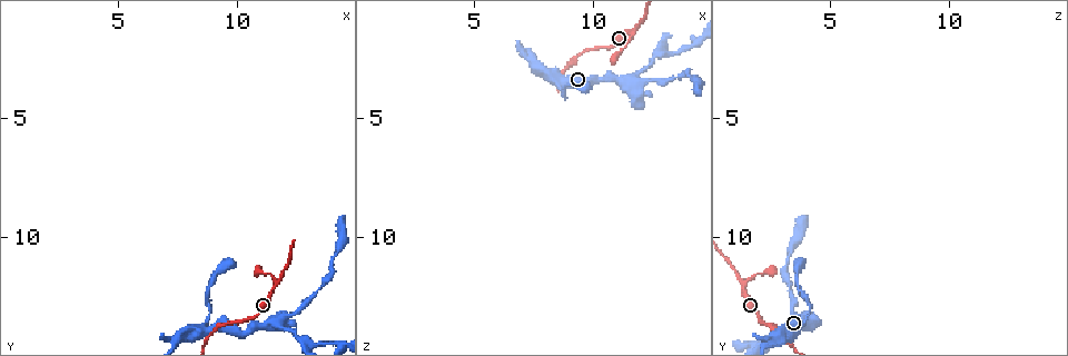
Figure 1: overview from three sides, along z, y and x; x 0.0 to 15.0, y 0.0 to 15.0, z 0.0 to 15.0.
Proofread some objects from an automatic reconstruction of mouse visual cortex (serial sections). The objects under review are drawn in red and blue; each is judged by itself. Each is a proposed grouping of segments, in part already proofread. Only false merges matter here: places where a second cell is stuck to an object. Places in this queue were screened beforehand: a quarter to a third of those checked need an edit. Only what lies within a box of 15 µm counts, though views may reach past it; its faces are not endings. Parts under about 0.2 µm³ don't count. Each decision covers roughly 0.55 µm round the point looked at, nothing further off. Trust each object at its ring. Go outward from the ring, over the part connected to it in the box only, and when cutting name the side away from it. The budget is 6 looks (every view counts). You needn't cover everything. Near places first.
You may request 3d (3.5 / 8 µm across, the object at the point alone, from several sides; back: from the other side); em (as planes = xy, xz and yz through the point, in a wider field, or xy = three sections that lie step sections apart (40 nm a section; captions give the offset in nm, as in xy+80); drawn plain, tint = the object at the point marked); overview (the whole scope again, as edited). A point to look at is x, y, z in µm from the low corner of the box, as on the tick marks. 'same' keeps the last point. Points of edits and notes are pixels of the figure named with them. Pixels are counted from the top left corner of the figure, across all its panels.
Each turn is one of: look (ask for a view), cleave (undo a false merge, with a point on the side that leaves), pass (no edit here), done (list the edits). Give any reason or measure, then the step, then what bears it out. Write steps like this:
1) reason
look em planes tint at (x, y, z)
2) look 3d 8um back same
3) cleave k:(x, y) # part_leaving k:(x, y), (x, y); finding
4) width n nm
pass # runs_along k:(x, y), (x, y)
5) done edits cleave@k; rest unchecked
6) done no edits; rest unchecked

sharp bend
look 3d 3.5um at (11.6, 12.0, 1.4)

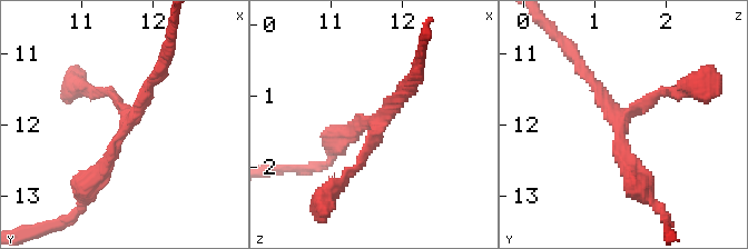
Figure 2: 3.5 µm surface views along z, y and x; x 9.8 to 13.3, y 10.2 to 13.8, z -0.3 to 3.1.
look em xy step 2 plain at (11.65, 11.95, 1.35)

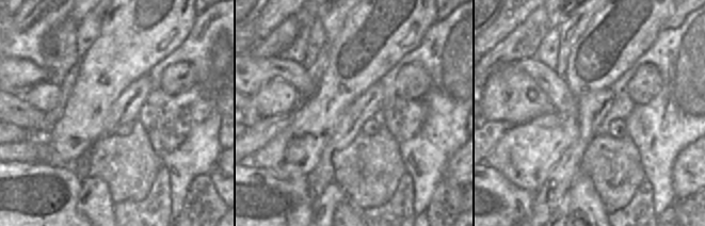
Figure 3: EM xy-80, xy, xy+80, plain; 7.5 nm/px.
with the object marked
look em xy step 2 tint same

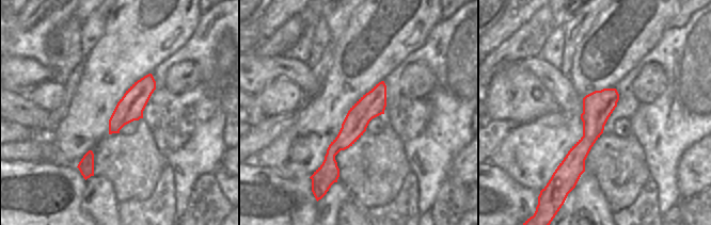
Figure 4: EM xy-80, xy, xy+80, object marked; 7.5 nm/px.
pass # continuous, no second cell

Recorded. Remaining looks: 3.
three arms meet
look 3d 3.5um at (11.9, 13.7, 3.2)

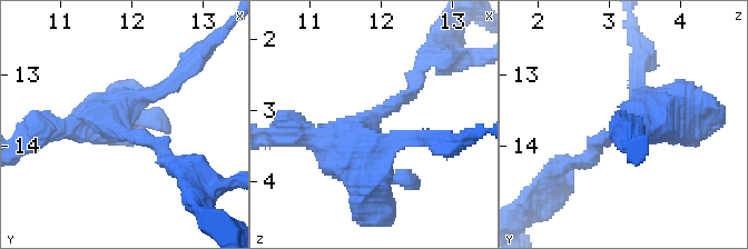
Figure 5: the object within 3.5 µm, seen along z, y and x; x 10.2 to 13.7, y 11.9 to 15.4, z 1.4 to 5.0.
look em xy step 1 tint at (11.75, 13.75, 3.30)

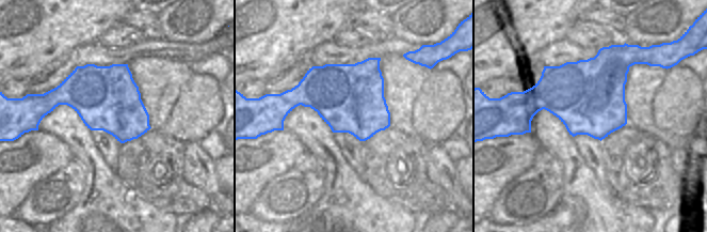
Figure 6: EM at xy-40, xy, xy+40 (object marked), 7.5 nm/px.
look em xy step 3 tint same

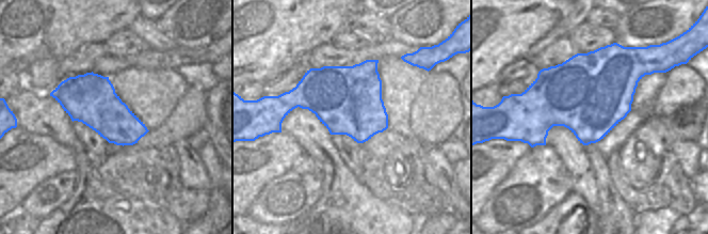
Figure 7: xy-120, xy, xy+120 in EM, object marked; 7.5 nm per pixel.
pass # runs_along 5:(48, 128), (81, 128), (174, 80); continuous, no second cell

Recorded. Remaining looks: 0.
done no edits; rest unchecked

